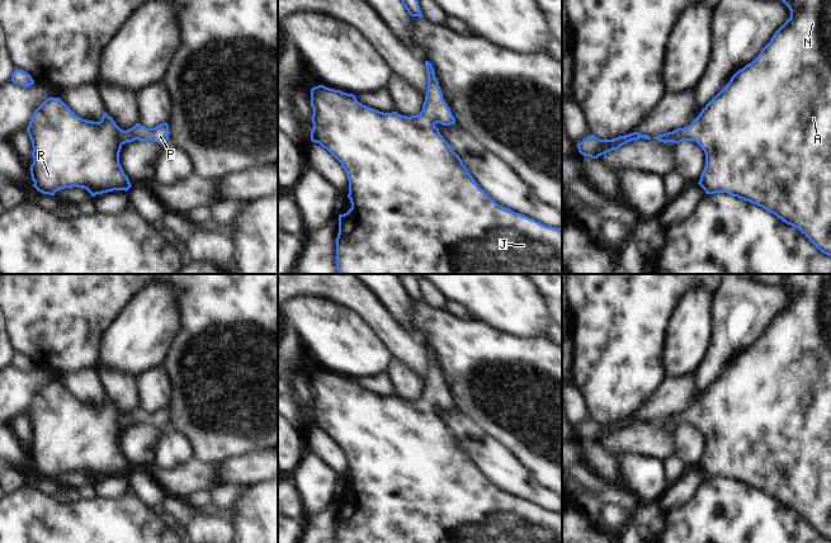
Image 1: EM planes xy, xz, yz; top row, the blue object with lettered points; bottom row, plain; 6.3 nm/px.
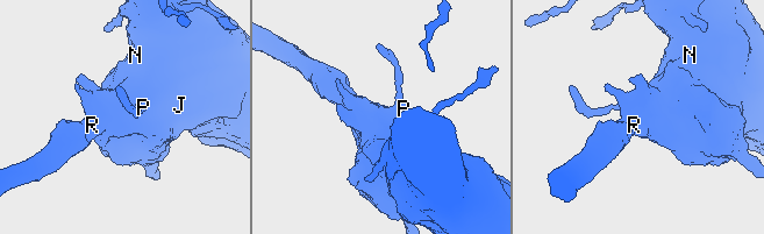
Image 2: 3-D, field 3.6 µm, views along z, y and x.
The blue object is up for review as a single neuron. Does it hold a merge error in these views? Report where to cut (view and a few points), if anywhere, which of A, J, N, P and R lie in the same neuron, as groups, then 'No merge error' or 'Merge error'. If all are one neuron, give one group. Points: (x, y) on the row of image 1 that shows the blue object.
No split. Groups: A J N P R. No merge error.

